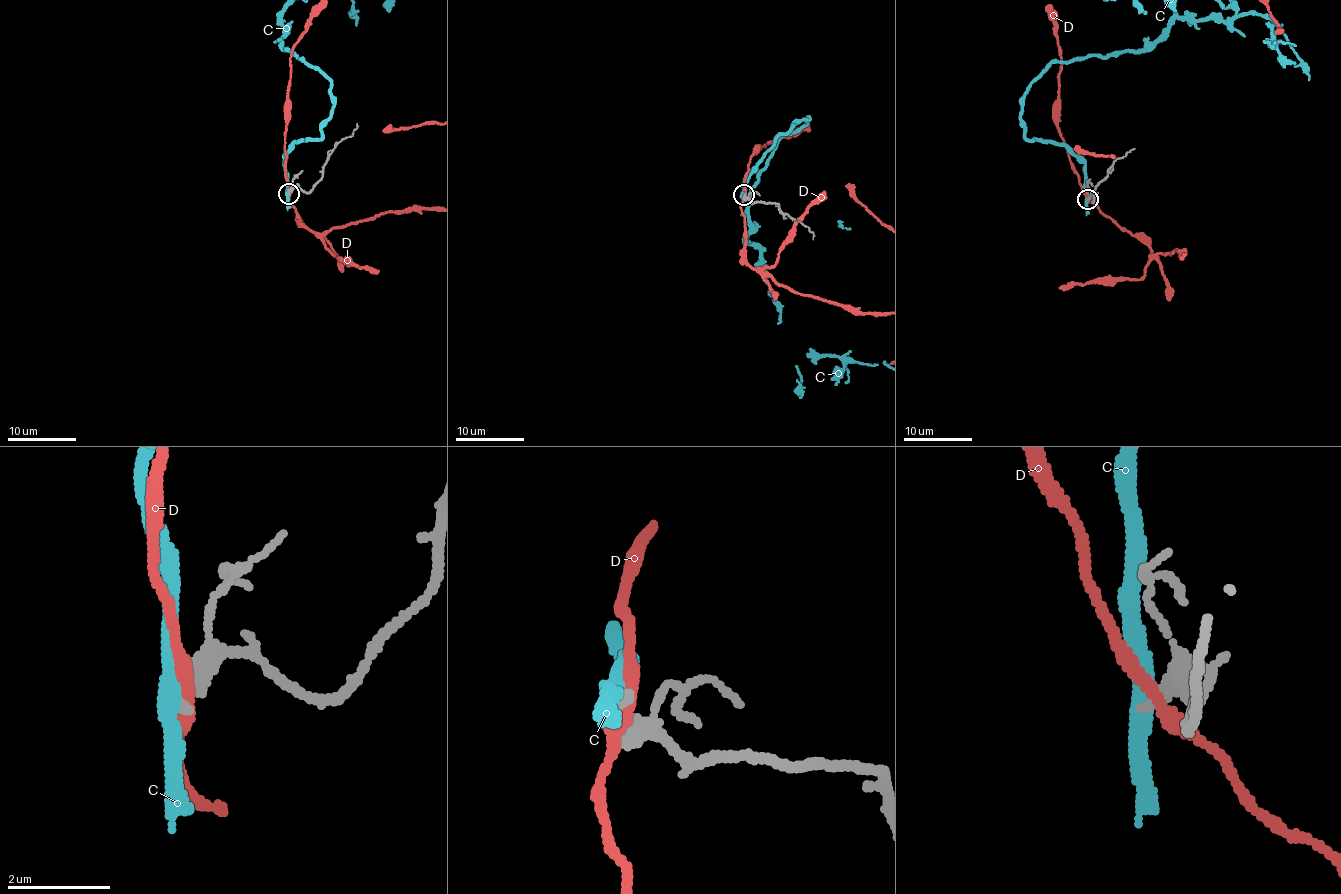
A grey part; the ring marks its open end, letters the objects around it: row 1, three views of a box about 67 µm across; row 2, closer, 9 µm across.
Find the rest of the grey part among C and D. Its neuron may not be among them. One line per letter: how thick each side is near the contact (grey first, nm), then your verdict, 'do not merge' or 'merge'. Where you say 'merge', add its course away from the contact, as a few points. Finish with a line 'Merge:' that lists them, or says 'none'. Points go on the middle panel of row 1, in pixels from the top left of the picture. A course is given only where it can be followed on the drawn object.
C: 440 nm thick on the grey side, 340 nm on the other; do not merge
D: 500 nm thick on the grey side, 260 nm on the other; do not merge
Merge: none

